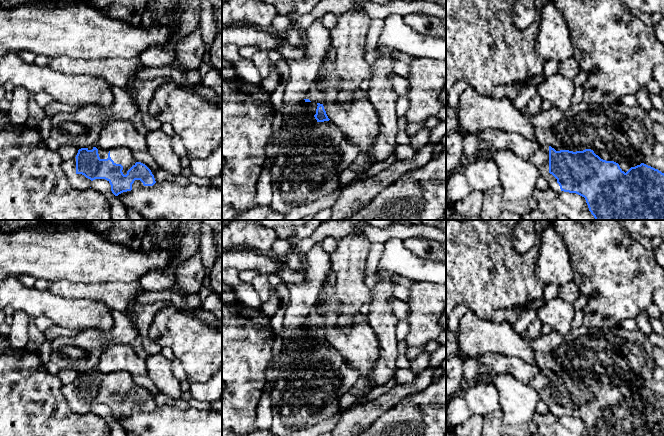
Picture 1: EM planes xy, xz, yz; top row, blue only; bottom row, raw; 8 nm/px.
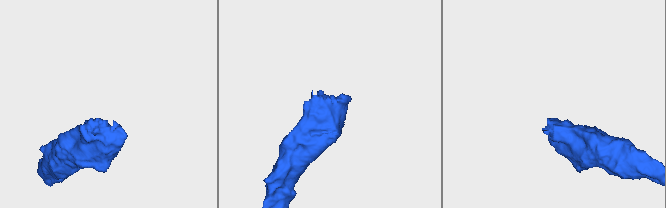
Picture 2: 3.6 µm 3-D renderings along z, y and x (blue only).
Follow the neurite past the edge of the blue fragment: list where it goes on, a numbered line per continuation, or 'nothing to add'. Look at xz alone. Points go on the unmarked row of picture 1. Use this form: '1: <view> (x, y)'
1: xz (349, 293)

